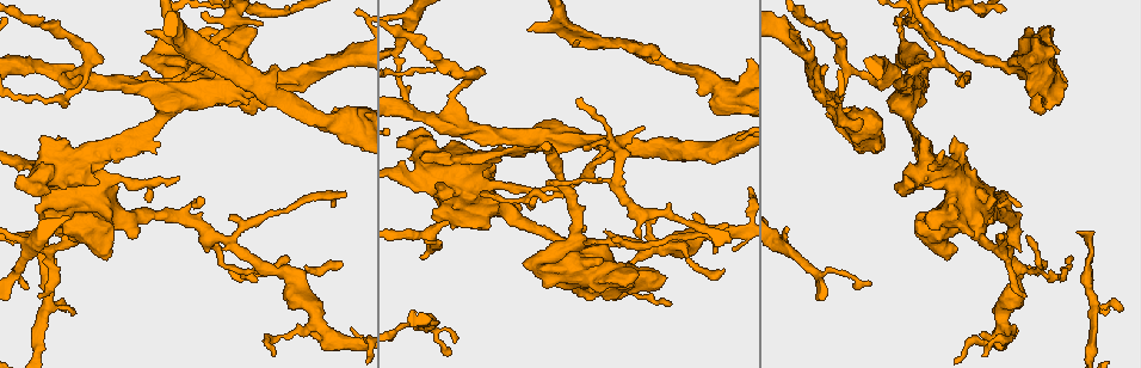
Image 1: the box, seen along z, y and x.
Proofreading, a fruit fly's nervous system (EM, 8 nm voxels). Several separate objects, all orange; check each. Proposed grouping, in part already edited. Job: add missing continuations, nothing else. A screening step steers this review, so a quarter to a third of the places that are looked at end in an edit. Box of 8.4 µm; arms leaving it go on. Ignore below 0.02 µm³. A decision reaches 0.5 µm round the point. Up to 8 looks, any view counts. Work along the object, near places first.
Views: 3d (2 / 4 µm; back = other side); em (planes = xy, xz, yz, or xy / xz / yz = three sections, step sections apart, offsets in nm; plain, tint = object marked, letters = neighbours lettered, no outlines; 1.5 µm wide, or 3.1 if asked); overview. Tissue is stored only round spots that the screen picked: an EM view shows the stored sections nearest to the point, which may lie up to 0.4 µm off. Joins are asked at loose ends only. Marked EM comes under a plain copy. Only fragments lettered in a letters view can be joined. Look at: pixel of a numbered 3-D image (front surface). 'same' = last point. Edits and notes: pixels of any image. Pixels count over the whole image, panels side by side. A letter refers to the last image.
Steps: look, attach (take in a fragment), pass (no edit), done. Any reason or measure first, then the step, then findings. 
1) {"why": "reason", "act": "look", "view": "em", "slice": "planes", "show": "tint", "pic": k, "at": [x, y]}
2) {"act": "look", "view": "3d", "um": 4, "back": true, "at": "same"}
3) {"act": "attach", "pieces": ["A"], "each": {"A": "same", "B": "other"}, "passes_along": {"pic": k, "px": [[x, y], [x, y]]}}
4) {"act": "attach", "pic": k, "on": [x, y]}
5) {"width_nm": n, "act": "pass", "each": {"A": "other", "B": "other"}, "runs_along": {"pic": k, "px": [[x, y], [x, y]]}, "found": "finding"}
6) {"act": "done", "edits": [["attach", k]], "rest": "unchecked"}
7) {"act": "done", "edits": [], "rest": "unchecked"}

{"why": "branch stops here", "act": "look", "view": "3d", "um": 2, "back": true, "pic": 1, "at": [146, 31]}

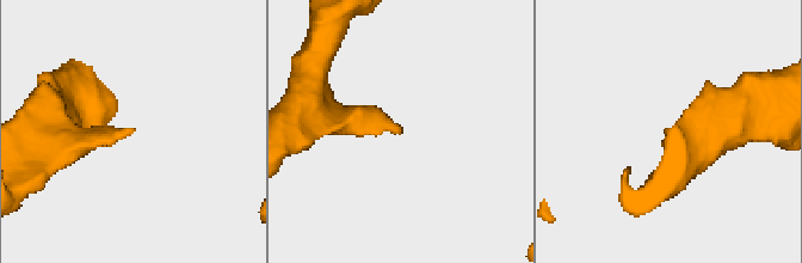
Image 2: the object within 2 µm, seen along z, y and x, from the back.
{"act": "look", "view": "em", "slice": "planes", "show": "letters", "pic": 2, "at": [402, 130]}

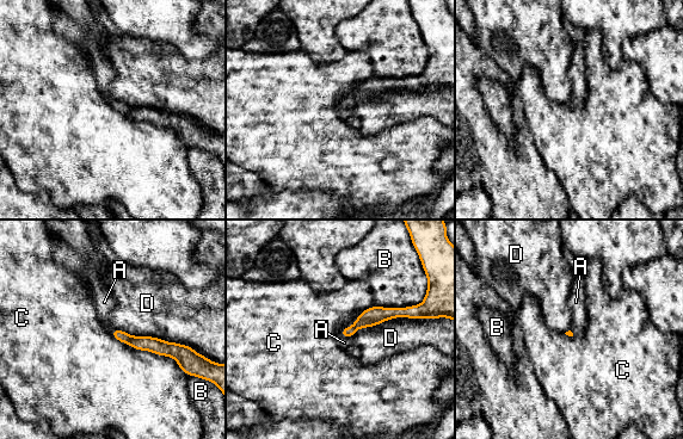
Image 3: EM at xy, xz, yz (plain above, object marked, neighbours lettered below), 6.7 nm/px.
{"act": "attach", "pieces": ["A"], "each": {"A": "same", "B": "other", "C": "other", "D": "other"}, "found": "the neuron continues"}

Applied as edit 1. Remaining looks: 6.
{"act": "look", "view": "3d", "um": 4, "pic": 1, "at": [1083, 232]}

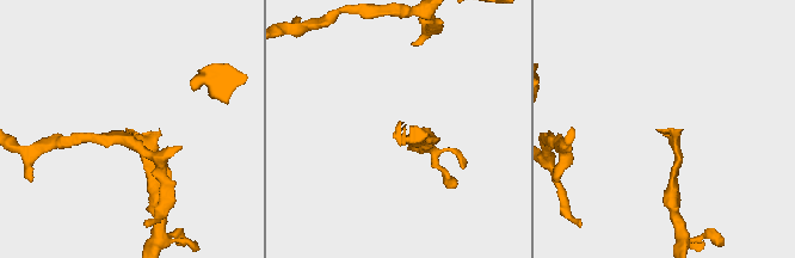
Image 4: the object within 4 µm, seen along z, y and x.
{"why": "shape alone is not enough", "act": "look", "view": "em", "slice": "yz", "step": 4, "show": "letters", "pic": 4, "at": [397, 131]}

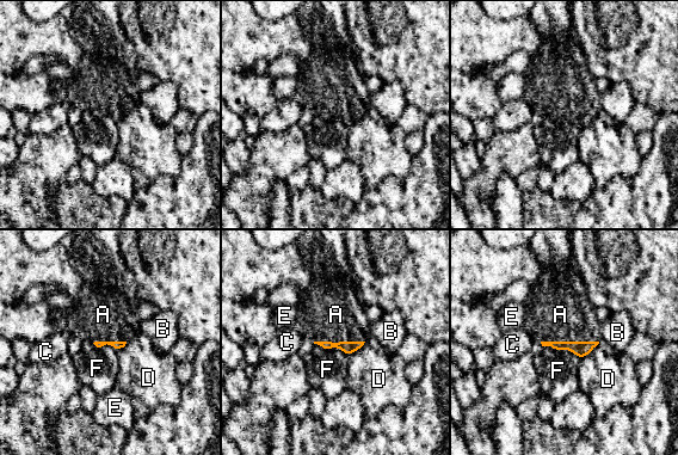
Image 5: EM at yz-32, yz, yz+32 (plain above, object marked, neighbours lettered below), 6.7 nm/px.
{"act": "attach", "pieces": ["A"], "each": {"A": "same", "B": "other", "C": "other", "D": "other", "E": "other", "F": "other"}, "passes_along": {"pic": 5, "px": [[580, 349], [569, 342], [560, 314]]}, "found": "the neuron continues"}

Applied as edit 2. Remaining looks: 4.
{"why": "redraw", "act": "look", "view": "overview"}

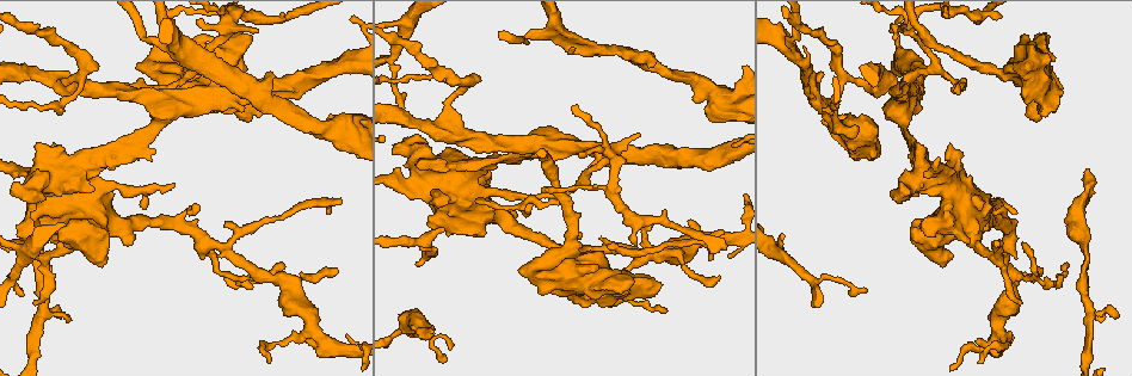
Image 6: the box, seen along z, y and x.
{"why": "free end", "act": "look", "view": "em", "slice": "xz", "step": 8, "show": "tint", "pic": 6, "at": [1103, 318]}

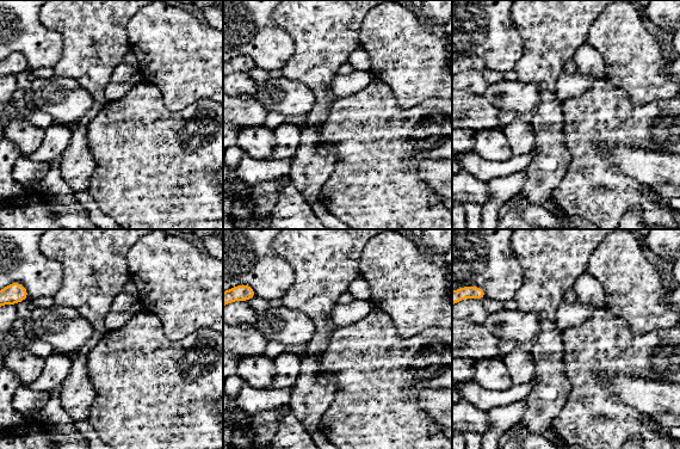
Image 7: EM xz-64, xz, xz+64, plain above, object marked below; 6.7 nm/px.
{"why": "cut it another way", "act": "look", "view": "em", "slice": "planes", "show": "letters", "at": "same"}

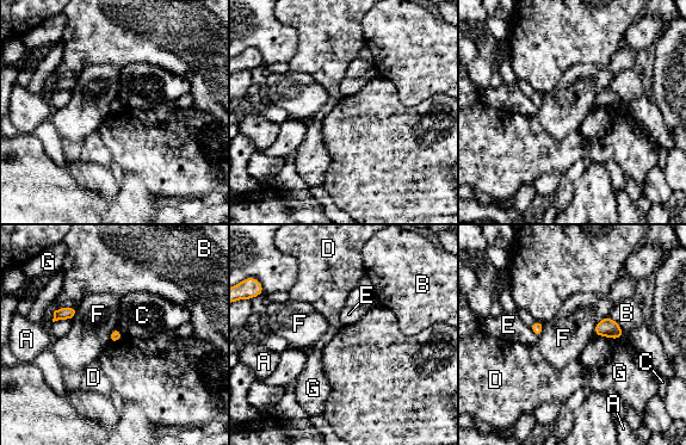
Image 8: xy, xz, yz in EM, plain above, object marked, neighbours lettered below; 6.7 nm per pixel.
{"act": "pass", "each": {"A": "other", "B": "other", "C": "other", "D": "other", "E": "other", "F": "other", "G": "other"}, "found": "none of them fits"}

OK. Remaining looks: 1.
{"act": "done", "edits": [["attach", 3], ["attach", 5]], "rest": "unchecked"}

